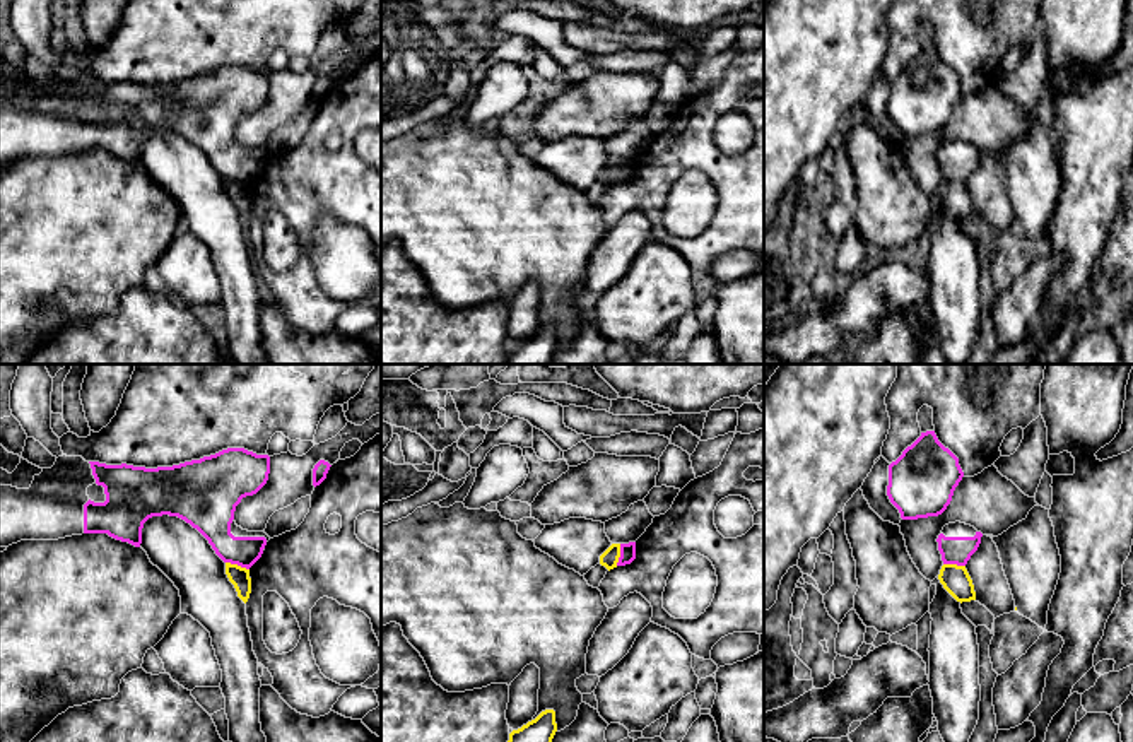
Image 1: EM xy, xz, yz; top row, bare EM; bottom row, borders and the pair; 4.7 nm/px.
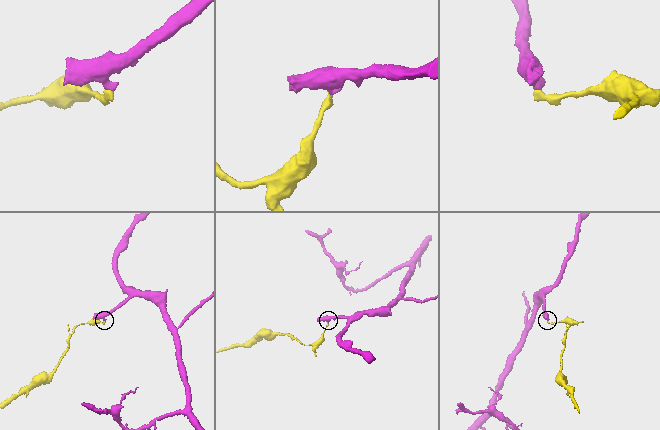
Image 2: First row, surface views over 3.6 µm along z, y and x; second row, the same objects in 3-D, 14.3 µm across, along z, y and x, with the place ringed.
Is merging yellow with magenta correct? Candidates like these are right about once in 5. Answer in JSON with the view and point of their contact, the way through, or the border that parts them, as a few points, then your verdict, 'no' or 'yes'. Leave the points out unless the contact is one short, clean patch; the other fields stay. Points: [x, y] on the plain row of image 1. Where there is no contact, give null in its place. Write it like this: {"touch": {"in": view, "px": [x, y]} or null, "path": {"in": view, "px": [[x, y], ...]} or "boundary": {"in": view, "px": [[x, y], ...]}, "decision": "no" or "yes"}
{"touch": {"in": "xy", "px": [236, 182]}, "boundary": {"in": "xy", "px": [[226, 178], [248, 187]]}, "decision": "no"}

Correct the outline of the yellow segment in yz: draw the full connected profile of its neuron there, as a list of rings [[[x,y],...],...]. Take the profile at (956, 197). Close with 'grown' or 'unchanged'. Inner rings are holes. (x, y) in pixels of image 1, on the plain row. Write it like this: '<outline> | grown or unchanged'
[[[943,181],[938,197],[957,219],[976,217],[974,202],[966,183]]] | unchanged

